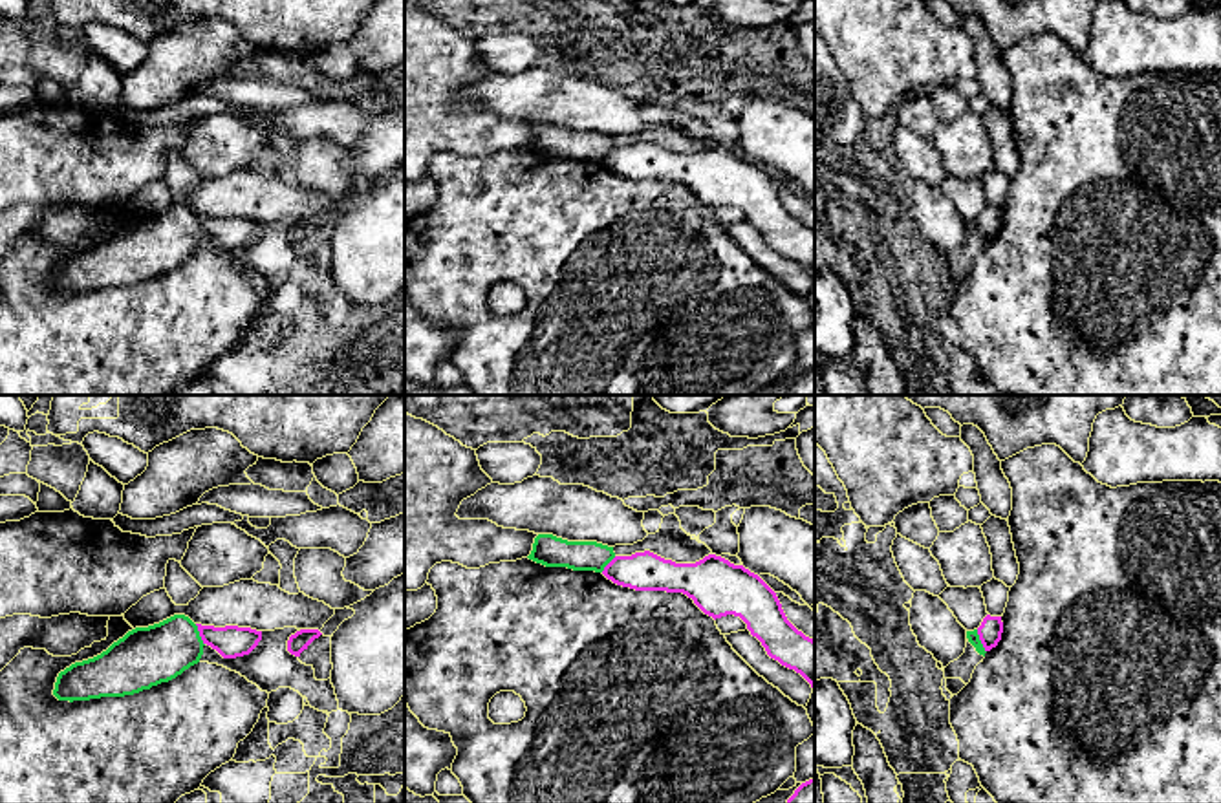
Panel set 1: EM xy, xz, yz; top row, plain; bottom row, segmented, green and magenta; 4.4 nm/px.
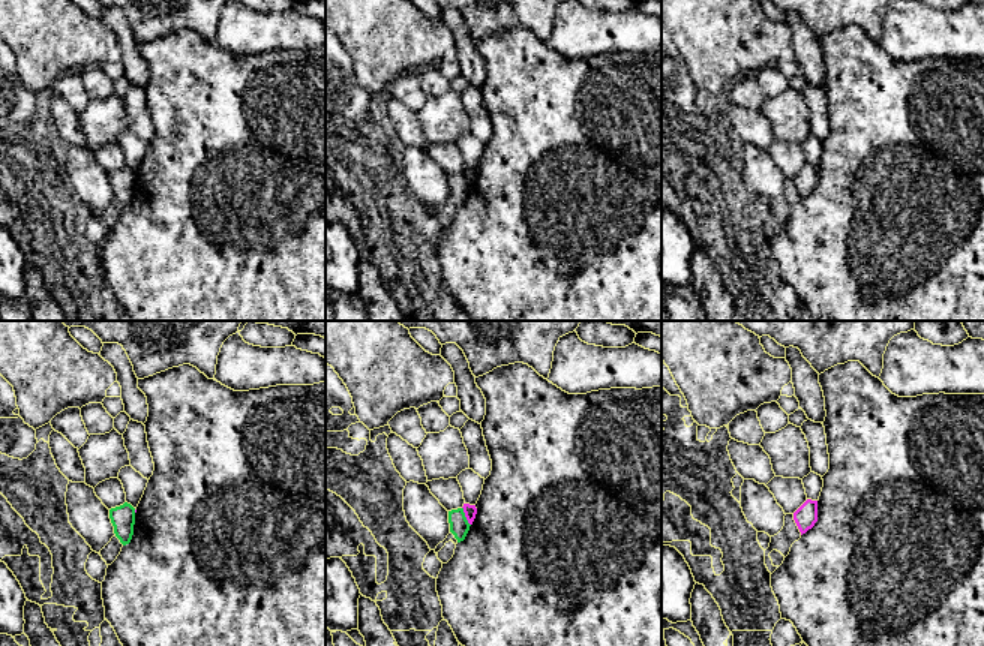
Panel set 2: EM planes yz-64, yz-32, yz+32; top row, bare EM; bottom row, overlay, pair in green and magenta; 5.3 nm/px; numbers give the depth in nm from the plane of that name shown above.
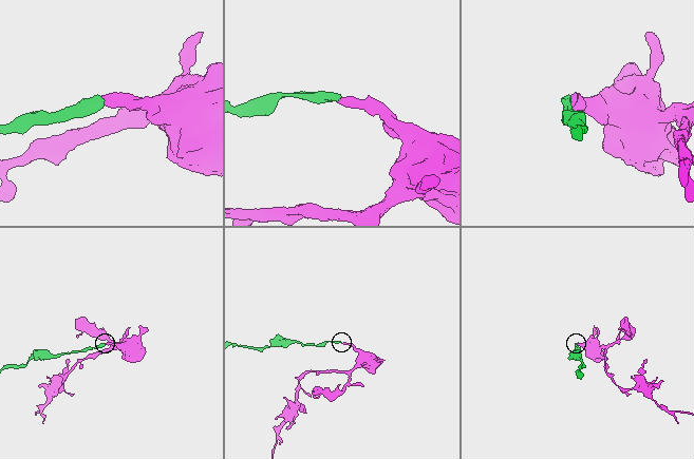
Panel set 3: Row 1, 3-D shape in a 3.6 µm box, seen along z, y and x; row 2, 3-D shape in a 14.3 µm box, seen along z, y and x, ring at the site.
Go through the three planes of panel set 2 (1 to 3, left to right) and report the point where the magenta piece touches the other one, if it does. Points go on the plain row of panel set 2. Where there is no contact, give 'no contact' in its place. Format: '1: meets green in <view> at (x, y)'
1: no contact
2: meets green in yz-32 at (464, 180)
3: no contact

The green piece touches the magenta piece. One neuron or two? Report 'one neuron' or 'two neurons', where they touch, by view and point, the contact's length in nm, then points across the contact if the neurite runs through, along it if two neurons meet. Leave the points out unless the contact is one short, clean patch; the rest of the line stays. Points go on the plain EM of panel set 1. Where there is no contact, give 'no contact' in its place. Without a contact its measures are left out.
two neurons; meets green in yz at (980, 231); contact 110 nm long; border along yz (976, 220), (985, 242)

